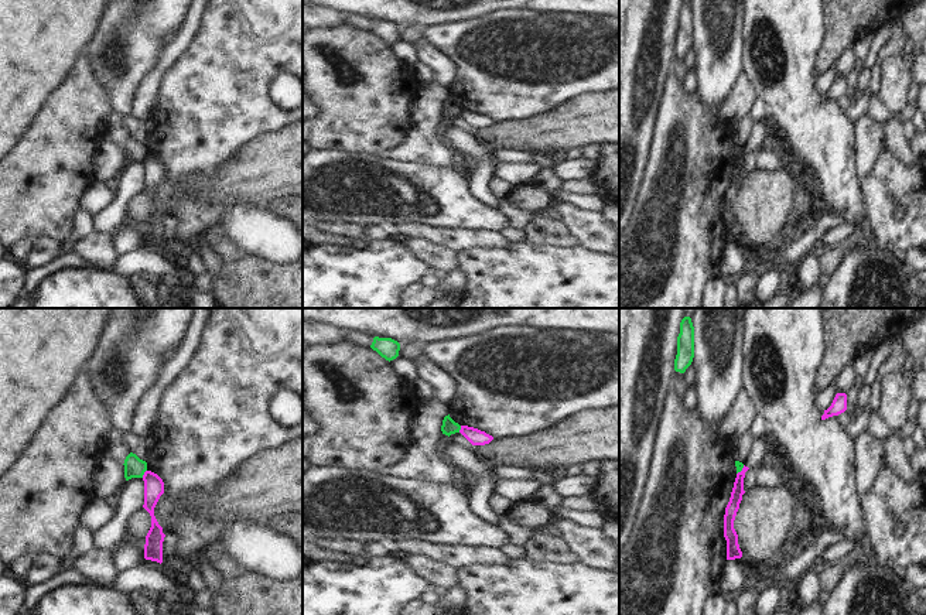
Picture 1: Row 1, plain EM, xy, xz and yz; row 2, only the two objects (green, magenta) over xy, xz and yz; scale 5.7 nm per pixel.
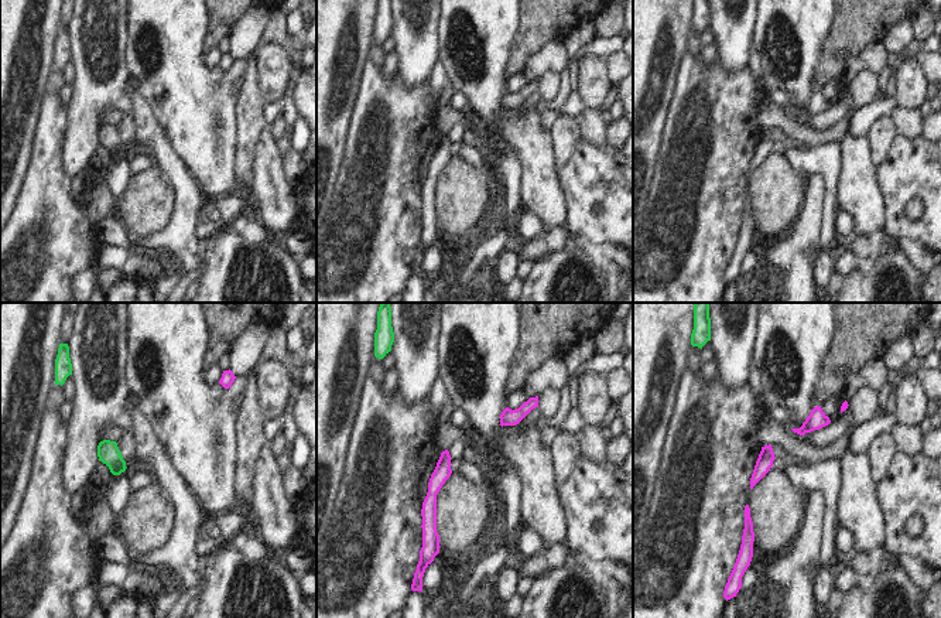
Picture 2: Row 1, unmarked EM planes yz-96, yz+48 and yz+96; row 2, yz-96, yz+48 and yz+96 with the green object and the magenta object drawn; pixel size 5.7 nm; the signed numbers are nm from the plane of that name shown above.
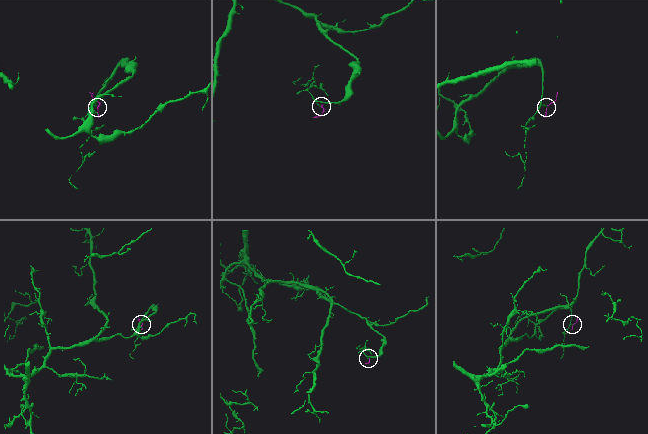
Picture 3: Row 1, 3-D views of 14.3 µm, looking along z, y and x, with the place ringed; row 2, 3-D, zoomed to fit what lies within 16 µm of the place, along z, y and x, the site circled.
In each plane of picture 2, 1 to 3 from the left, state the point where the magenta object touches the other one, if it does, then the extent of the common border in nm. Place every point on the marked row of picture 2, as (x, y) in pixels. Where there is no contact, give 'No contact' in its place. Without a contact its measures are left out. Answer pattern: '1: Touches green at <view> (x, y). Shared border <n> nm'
1: No contact
2: No contact
3: No contact

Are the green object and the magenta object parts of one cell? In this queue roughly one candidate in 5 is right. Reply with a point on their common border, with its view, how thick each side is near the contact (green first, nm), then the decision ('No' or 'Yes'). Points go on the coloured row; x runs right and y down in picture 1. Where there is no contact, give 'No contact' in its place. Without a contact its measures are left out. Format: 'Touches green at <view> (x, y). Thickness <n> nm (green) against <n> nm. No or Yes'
Touches green at xy (143, 474). Thickness 120 nm (green) against 110 nm. No

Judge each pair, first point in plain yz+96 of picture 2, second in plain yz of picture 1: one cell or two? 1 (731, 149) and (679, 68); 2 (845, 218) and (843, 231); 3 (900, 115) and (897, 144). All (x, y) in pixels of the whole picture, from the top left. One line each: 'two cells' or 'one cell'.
1: two cells
2: one cell
3: one cell

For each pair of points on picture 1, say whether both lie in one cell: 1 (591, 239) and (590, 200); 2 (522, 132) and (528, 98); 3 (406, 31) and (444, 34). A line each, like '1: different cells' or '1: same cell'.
1: different cells
2: different cells
3: different cells

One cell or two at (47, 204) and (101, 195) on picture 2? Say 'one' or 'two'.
two

